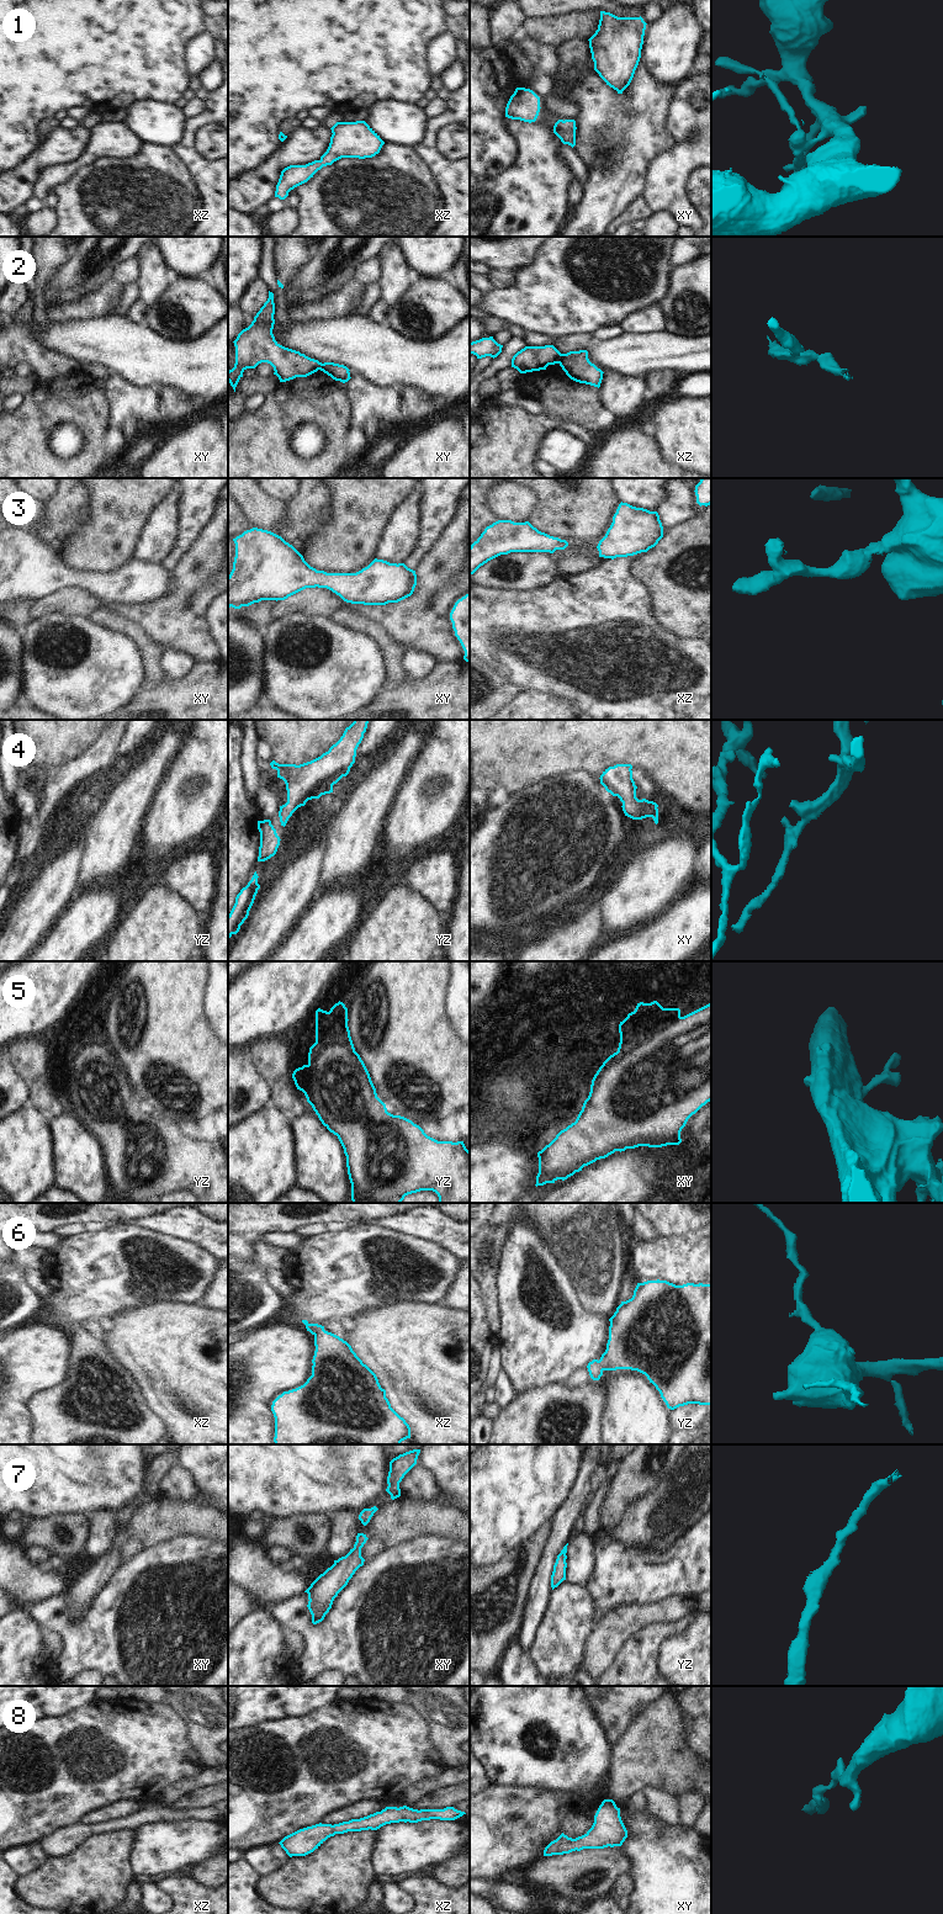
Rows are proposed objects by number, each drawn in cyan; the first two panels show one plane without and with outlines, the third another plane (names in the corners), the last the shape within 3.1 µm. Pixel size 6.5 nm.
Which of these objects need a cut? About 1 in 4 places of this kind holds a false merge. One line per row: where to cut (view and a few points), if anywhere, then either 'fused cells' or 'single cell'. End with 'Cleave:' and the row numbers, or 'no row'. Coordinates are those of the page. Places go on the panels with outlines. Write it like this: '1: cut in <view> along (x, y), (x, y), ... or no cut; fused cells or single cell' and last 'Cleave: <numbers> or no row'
1: no cut; single cell
2: cut in xz along (563, 354), (559, 362); fused cells
3: no cut; single cell
4: no cut; single cell
5: no cut; single cell
6: no cut; single cell
7: no cut; single cell
8: no cut; single cell
Cleave: 2

